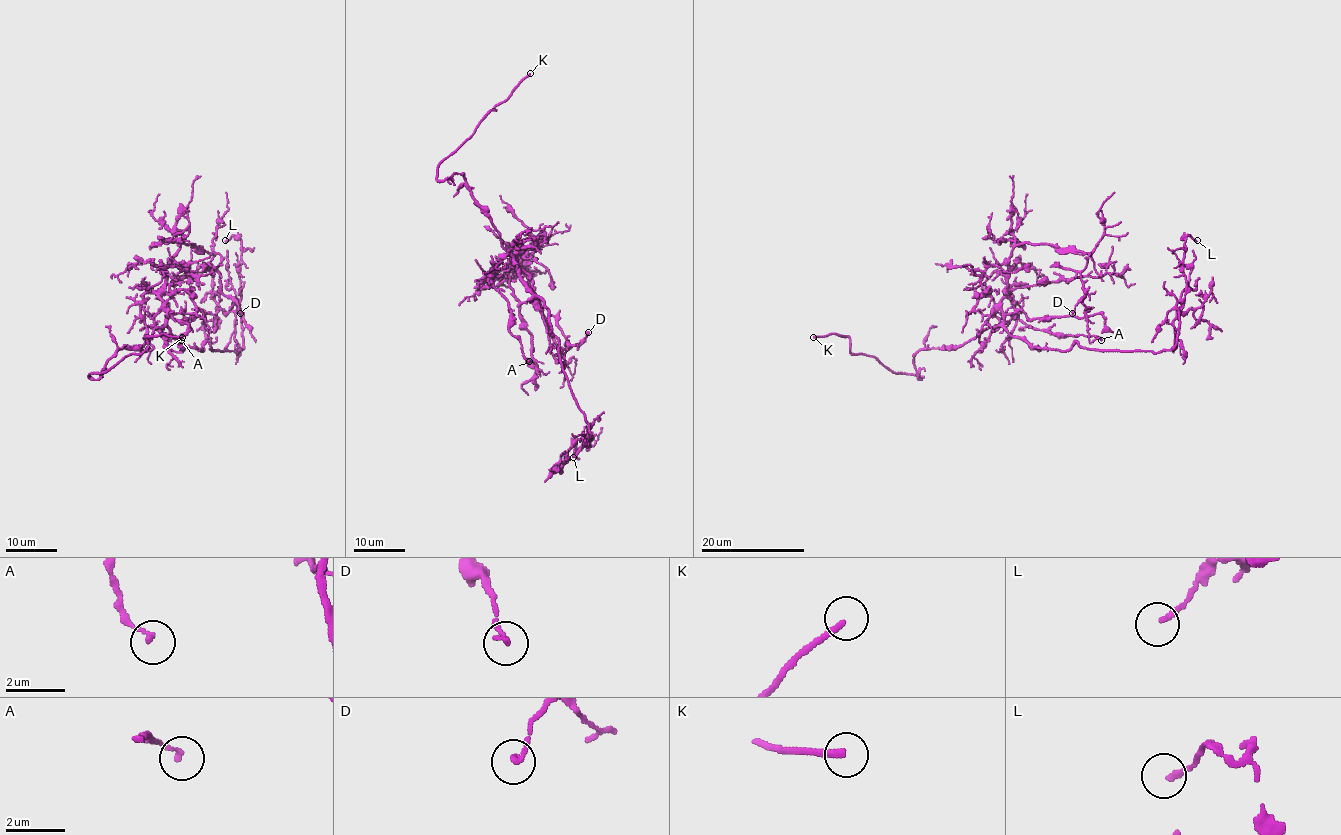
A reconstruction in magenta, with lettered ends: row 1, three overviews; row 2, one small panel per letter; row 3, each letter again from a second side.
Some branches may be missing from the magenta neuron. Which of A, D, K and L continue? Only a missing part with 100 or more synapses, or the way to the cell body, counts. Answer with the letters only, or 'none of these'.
K

